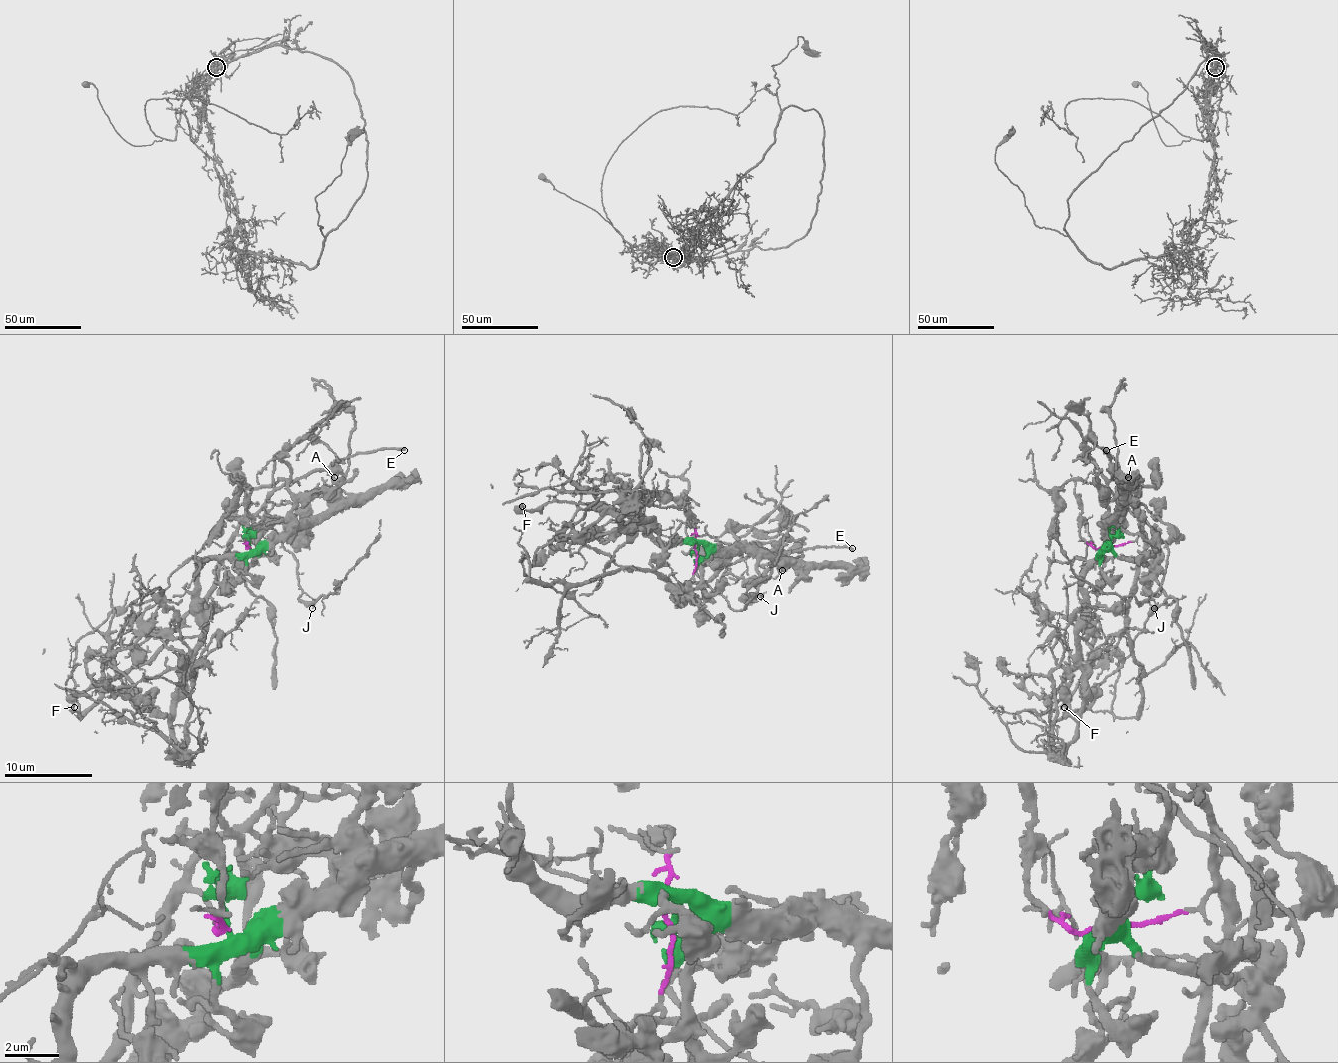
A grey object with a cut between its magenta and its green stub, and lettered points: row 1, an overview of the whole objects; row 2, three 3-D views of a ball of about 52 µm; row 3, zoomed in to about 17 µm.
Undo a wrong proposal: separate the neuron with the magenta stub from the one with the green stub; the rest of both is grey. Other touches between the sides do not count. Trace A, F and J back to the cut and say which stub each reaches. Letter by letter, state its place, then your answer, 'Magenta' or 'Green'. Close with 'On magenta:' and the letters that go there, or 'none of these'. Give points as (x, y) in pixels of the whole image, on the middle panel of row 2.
A: Place: (782, 570). Green
F: Place: (522, 506). Green
J: Place: (760, 596). Magenta
On magenta: J

